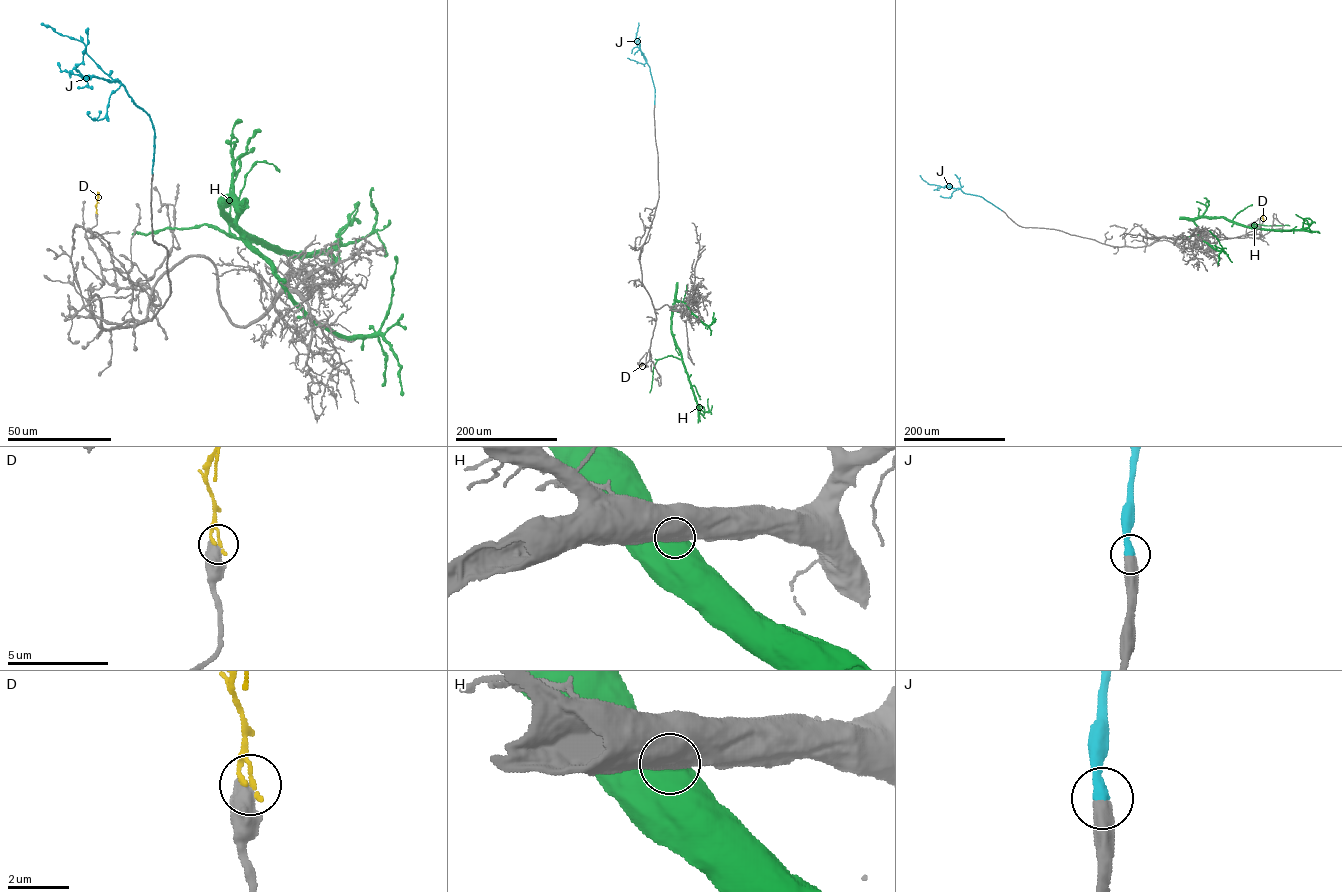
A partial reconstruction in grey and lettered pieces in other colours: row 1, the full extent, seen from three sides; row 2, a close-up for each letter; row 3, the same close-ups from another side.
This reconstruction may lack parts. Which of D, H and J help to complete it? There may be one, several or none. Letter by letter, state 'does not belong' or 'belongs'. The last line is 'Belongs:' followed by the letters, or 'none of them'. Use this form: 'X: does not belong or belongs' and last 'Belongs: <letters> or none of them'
D: does not belong
H: does not belong
J: belongs
Belongs: J

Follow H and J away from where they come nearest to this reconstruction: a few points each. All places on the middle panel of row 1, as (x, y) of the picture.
H: (687, 306), (675, 297), (672, 334), (696, 404), (705, 412), (708, 410), (708, 398)
J: (654, 105), (649, 67), (636, 42), (639, 23)

